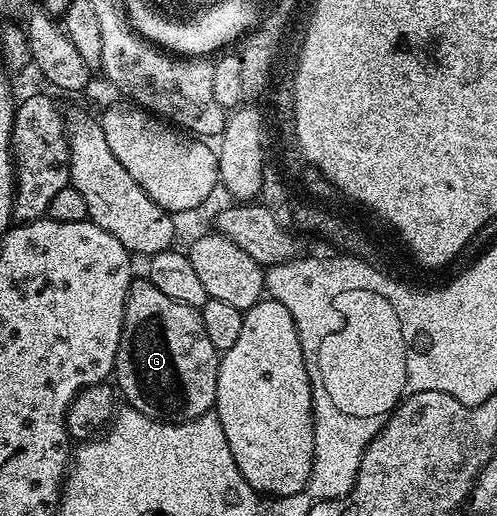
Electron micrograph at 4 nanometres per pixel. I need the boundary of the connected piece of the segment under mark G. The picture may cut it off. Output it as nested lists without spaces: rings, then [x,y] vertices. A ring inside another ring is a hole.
[[[148,278],[133,279],[128,291],[114,369],[115,387],[123,399],[124,396],[128,399],[125,400],[127,407],[155,420],[165,420],[168,424],[181,424],[207,416],[216,406],[219,369],[220,356],[214,342],[210,342],[210,337],[206,335],[206,326],[202,326],[199,311],[164,294]]]

